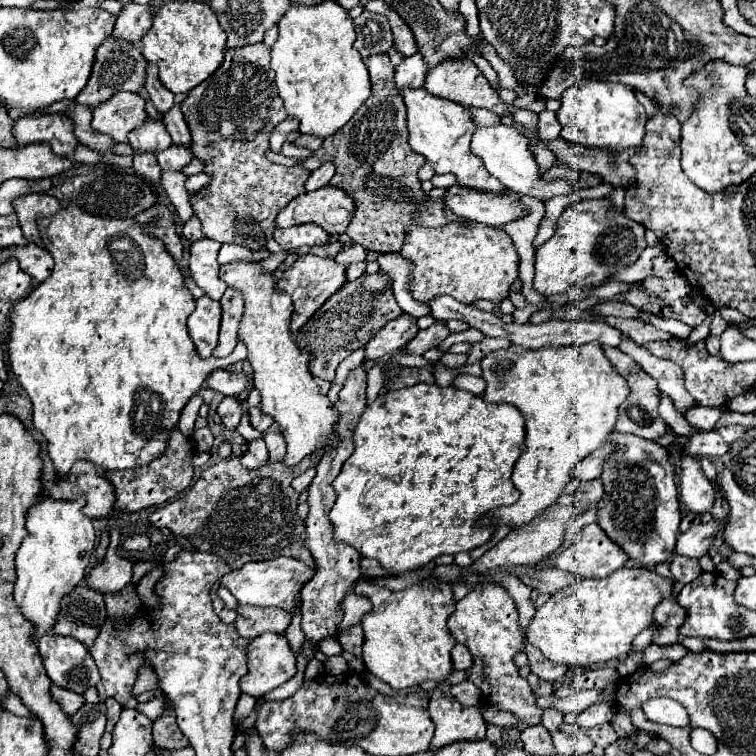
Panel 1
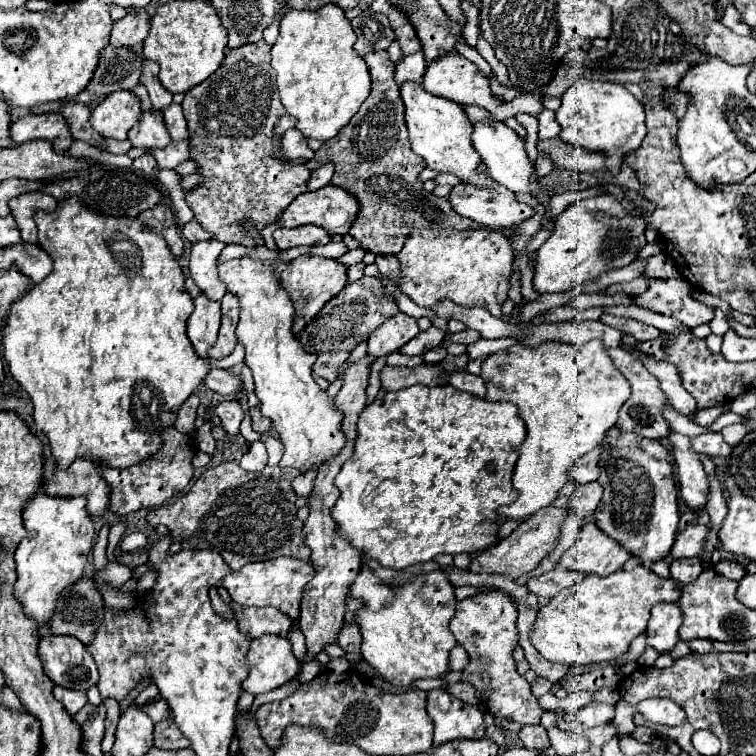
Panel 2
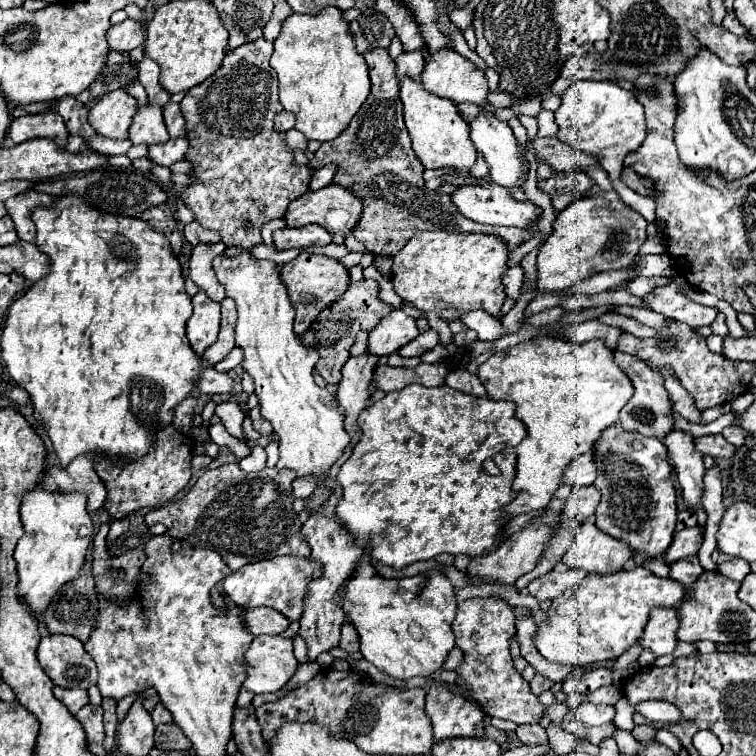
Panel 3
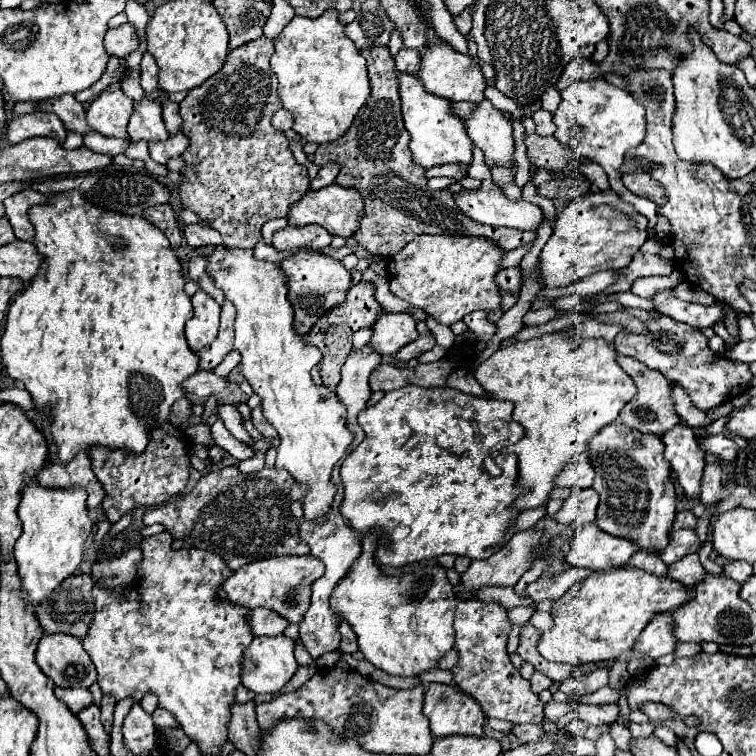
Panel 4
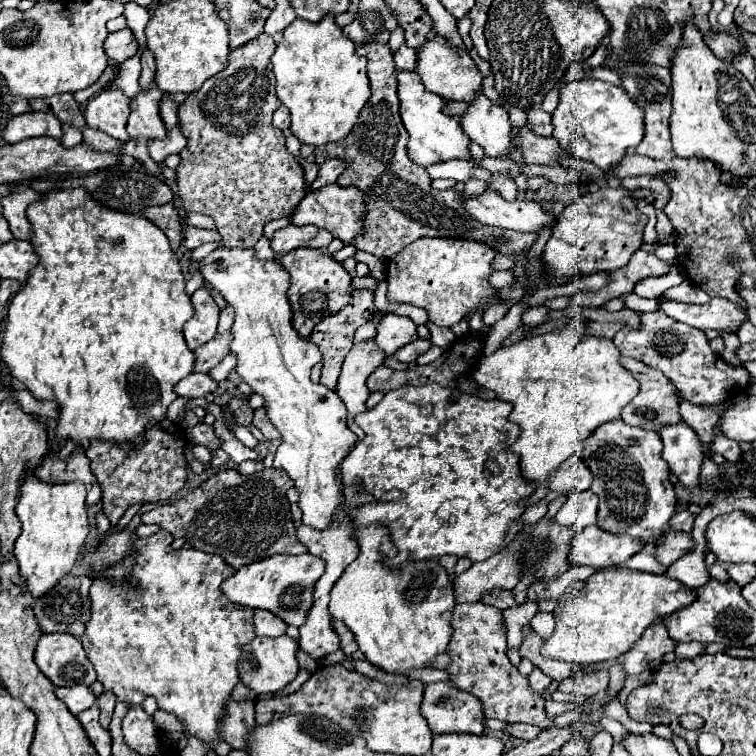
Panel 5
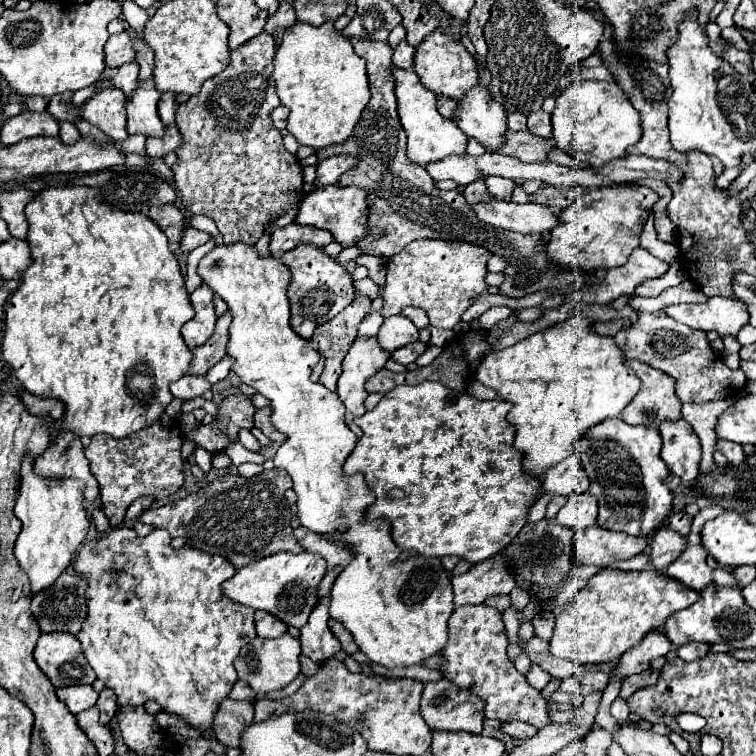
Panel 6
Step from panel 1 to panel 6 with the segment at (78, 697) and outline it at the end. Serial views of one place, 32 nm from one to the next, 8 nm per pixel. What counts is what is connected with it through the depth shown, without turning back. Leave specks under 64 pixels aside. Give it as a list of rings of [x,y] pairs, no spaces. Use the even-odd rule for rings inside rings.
[[[66,686],[58,690],[58,698],[68,706],[72,714],[78,714],[96,704],[98,692],[94,692],[92,686]]]

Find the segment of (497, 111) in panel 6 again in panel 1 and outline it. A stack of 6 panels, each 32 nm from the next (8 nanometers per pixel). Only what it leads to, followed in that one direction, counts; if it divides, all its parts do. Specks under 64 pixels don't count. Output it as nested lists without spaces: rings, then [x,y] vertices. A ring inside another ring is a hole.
[[[496,124],[496,126],[478,126],[472,136],[472,150],[482,158],[490,176],[500,180],[508,190],[518,194],[528,194],[534,198],[552,198],[560,194],[570,194],[576,190],[576,184],[568,184],[568,180],[552,180],[546,182],[540,172],[534,156],[528,152],[528,140],[514,128]]]

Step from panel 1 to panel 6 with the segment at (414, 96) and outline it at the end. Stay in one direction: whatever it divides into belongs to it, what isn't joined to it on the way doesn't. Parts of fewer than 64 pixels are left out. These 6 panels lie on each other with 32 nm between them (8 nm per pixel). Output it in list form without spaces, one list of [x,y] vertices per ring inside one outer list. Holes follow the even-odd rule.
[[[392,68],[394,74],[394,84],[396,84],[396,104],[398,104],[398,116],[400,124],[408,136],[408,158],[420,166],[428,164],[428,160],[440,160],[450,154],[466,154],[466,134],[460,132],[460,128],[448,120],[442,118],[436,110],[436,94],[430,92],[420,84],[420,78],[412,68],[402,70],[402,68]]]

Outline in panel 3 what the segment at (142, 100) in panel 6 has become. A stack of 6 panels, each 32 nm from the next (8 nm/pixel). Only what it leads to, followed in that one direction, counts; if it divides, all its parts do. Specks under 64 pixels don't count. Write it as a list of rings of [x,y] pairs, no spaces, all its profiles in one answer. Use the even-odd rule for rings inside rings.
[[[156,104],[138,106],[138,112],[132,118],[128,134],[130,134],[130,142],[134,146],[166,142],[170,136],[168,136],[168,130],[164,126],[162,108],[158,108]]]

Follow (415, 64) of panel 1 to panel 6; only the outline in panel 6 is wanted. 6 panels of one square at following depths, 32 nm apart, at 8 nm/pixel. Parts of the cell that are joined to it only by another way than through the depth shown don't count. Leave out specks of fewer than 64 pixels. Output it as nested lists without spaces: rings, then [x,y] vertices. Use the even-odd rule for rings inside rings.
[[[402,40],[394,50],[392,50],[392,64],[398,68],[412,68],[412,56],[414,56],[414,48]]]

